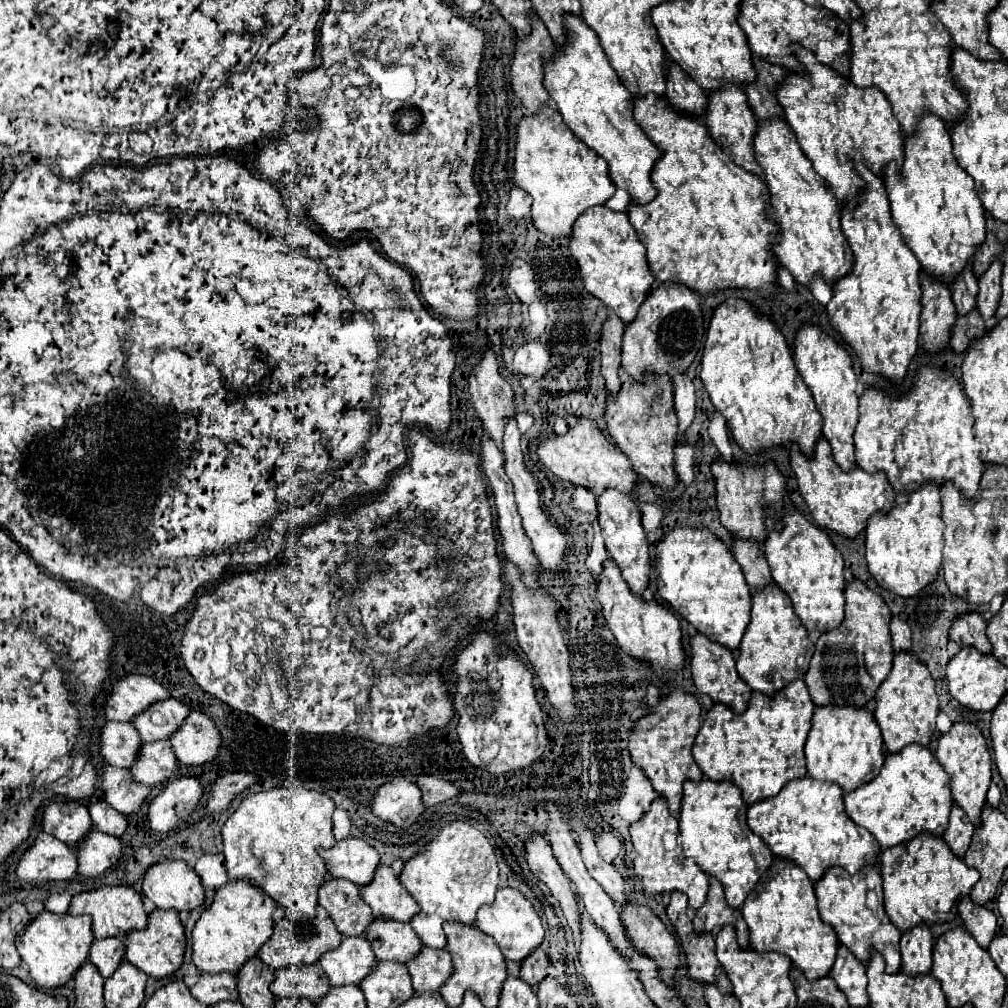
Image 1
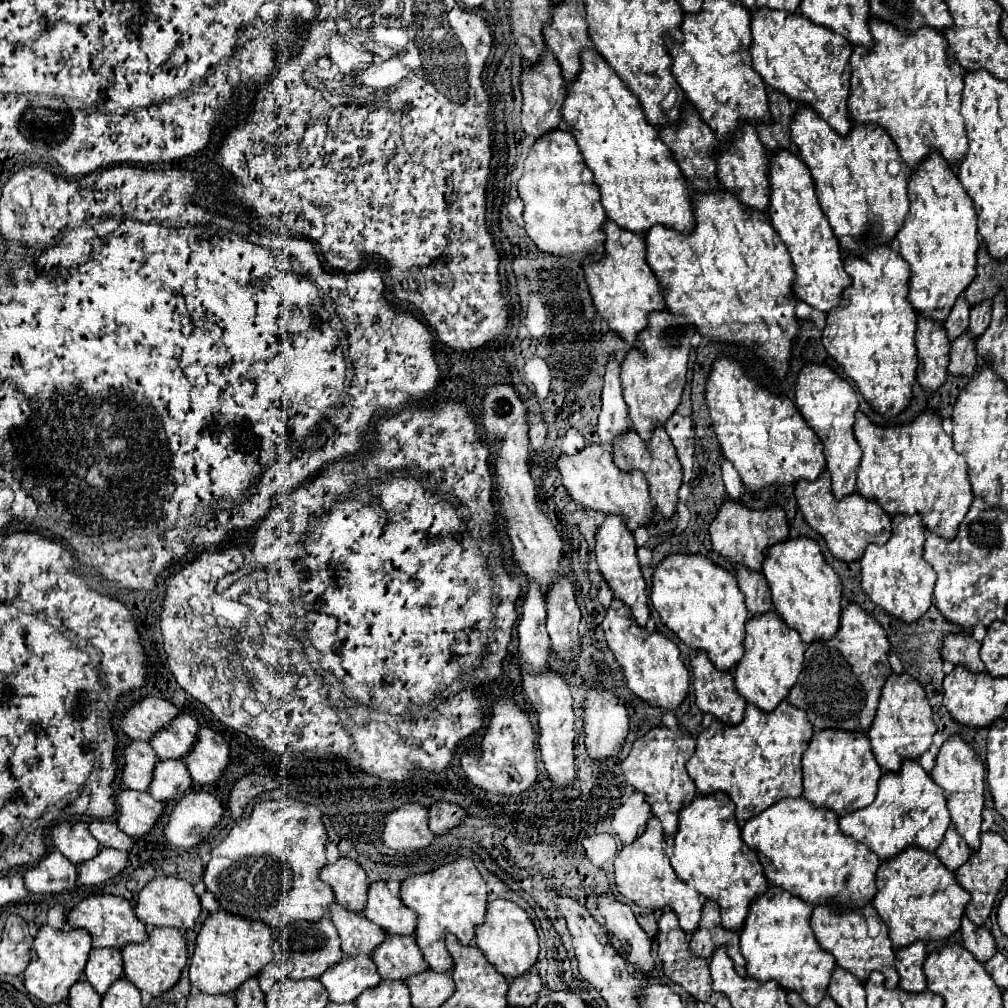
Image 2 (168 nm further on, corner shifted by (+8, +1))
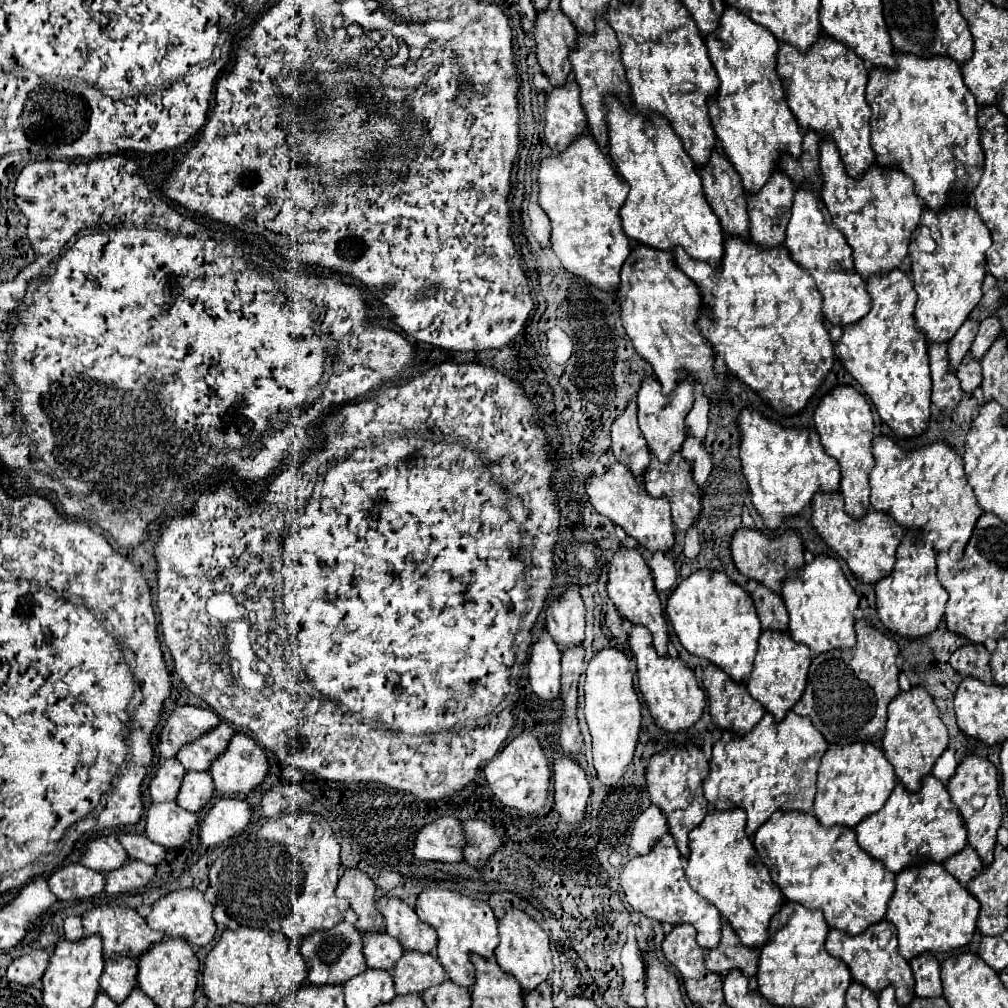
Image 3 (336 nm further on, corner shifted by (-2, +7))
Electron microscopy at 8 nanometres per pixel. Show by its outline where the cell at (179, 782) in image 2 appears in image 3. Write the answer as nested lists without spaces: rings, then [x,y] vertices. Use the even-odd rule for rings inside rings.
[[[186,772],[176,796],[176,804],[184,810],[198,812],[212,798],[212,792],[214,786],[208,772]]]

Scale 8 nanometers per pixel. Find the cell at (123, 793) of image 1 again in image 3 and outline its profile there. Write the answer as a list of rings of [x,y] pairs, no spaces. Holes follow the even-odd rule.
[[[152,802],[144,818],[144,832],[164,848],[178,848],[188,840],[196,820],[196,814],[180,808],[176,802]]]

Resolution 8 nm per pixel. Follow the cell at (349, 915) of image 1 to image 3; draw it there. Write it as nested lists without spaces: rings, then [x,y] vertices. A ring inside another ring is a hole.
[[[362,932],[362,952],[368,966],[392,970],[394,962],[404,954],[404,948],[396,938],[386,932]]]

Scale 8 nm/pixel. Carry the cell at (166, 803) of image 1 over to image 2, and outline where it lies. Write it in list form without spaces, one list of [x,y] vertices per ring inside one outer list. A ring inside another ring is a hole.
[[[186,792],[176,800],[168,816],[166,838],[170,844],[190,850],[198,846],[220,824],[224,814],[222,802],[210,792]]]

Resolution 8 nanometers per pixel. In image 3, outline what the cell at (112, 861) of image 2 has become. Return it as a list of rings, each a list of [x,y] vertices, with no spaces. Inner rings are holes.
[[[128,858],[128,862],[116,870],[104,874],[108,894],[122,894],[122,892],[136,892],[144,888],[154,876],[154,866],[140,862],[136,858]]]

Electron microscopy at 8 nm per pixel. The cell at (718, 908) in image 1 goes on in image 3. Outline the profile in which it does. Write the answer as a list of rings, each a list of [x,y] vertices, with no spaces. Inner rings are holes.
[[[724,920],[720,944],[716,948],[708,950],[704,964],[708,970],[712,970],[720,976],[726,976],[728,970],[732,970],[732,968],[740,968],[744,972],[744,976],[750,978],[750,990],[756,990],[758,988],[758,982],[756,982],[758,954],[760,954],[760,948],[744,946],[740,942],[740,938],[736,938],[736,932],[732,930],[732,926]]]

